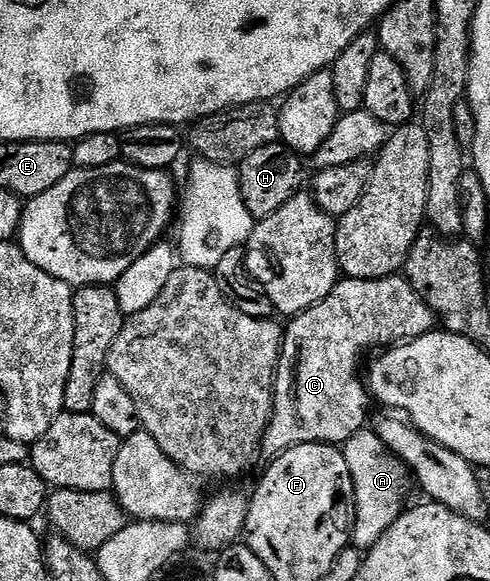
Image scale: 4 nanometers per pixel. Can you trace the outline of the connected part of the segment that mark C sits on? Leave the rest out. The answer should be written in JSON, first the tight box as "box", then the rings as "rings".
{"box":[261,276,437,460],"rings":[[[392,276],[389,278],[374,278],[373,280],[361,280],[360,278],[344,277],[333,288],[333,292],[329,292],[329,296],[325,296],[325,300],[321,300],[317,304],[313,304],[313,308],[309,308],[305,312],[294,315],[290,319],[291,323],[286,323],[283,332],[283,347],[279,353],[279,368],[275,371],[275,403],[271,409],[271,422],[267,425],[267,431],[263,437],[263,445],[261,447],[262,457],[270,460],[276,458],[279,454],[284,454],[291,446],[300,446],[306,442],[325,442],[328,444],[344,444],[356,432],[364,429],[369,422],[369,414],[367,418],[367,402],[369,403],[369,390],[359,379],[359,361],[363,358],[366,350],[371,350],[374,346],[383,345],[383,348],[390,347],[392,344],[402,344],[410,339],[419,338],[422,334],[429,334],[436,329],[437,319],[434,312],[425,304],[425,300],[421,300],[421,296],[413,289],[411,283],[403,276]]]}

